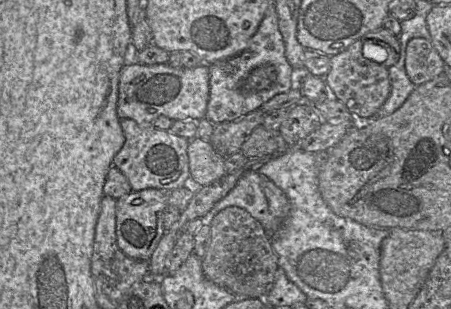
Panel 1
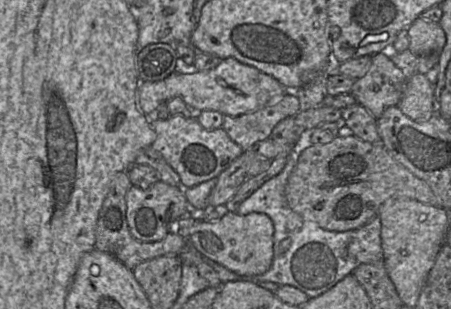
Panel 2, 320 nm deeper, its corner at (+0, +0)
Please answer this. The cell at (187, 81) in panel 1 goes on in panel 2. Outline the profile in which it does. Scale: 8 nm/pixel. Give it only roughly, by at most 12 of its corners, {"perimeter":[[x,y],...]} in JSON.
{"perimeter":[[229,57],[206,71],[139,78],[149,115],[180,97],[195,112],[239,116],[290,90]]}

